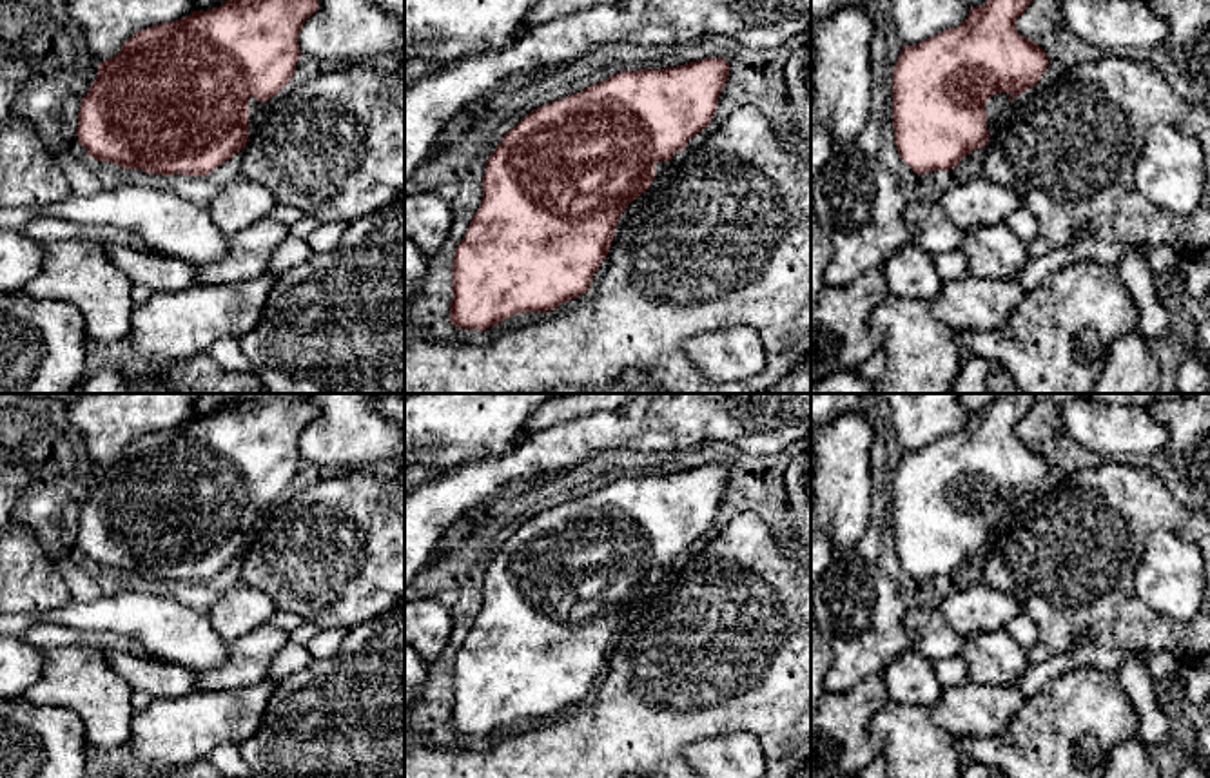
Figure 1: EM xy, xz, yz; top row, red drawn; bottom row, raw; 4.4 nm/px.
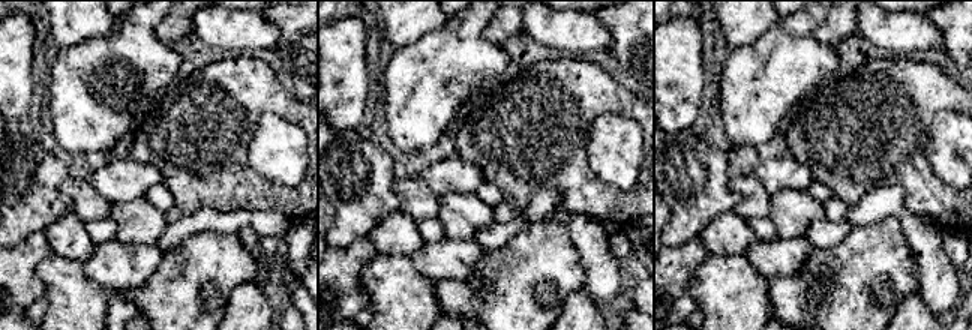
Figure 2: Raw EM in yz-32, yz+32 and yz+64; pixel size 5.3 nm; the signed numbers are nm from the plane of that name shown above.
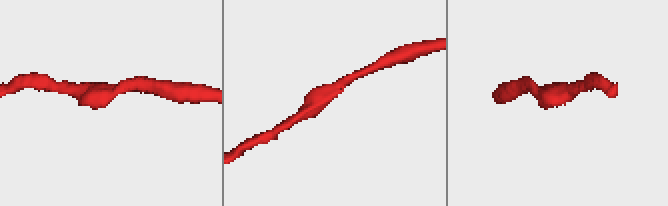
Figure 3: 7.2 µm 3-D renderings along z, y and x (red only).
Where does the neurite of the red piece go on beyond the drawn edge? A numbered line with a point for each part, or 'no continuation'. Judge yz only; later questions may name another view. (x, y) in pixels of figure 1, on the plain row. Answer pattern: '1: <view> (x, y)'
1: yz (995, 512)

